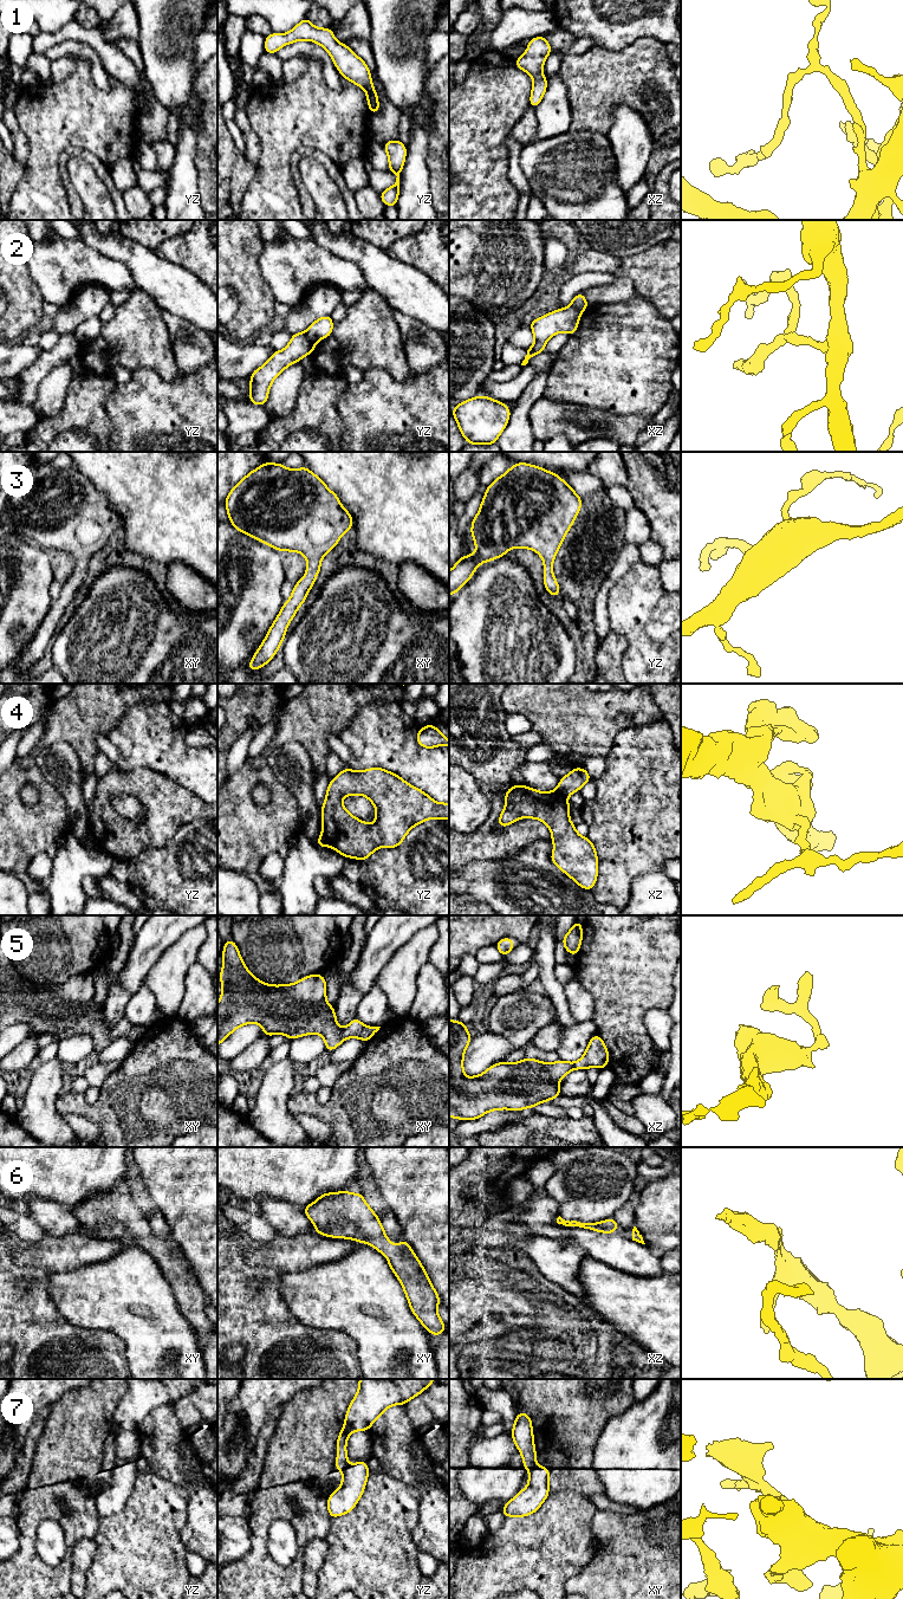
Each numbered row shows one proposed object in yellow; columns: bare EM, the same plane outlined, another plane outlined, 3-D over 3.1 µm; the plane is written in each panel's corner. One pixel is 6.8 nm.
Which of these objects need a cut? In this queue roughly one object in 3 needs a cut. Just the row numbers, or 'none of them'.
2, 4, 7

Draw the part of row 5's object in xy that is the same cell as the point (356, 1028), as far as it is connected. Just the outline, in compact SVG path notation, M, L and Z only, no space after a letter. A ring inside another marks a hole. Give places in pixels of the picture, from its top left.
M230 938L223 944L223 965L220 972L222 984L222 993L217 1003L217 1047L235 1029L247 1023L258 1023L264 1028L264 1036L274 1034L284 1034L288 1040L301 1037L308 1034L319 1034L324 1037L327 1053L336 1049L344 1040L357 1037L368 1042L381 1027L366 1027L357 1017L355 1017L345 1029L340 1029L337 1024L334 1015L334 1005L326 1004L326 980L323 975L310 975L294 984L269 985L256 979L246 967L236 944Z

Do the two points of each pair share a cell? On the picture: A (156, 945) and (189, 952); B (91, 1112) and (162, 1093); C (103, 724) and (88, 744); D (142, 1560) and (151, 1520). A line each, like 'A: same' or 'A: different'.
A: different
B: same
C: same
D: same

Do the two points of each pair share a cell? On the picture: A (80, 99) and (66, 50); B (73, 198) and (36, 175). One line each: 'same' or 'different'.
A: different
B: different

